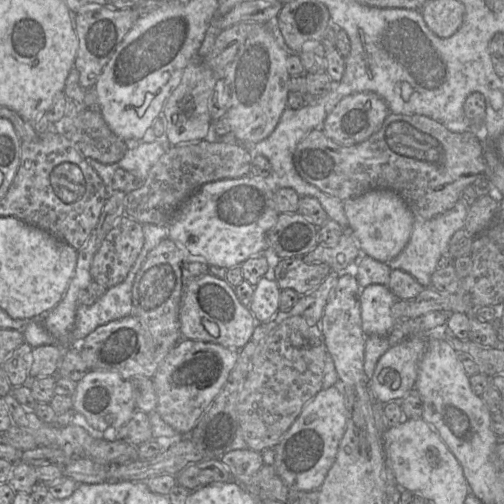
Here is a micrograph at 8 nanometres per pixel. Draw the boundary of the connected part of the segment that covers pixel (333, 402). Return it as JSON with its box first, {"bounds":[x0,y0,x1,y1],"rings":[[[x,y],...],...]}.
{"bounds":[274,386,346,491],"rings":[[[336,386],[319,391],[305,404],[279,443],[274,447],[274,468],[291,488],[301,491],[318,490],[332,467],[339,443],[346,429],[345,396]]]}

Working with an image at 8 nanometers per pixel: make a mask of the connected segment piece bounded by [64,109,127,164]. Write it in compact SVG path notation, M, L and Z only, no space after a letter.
M83 109L70 131L64 134L85 158L92 158L103 164L113 164L123 158L127 151L125 141L107 125L99 110Z

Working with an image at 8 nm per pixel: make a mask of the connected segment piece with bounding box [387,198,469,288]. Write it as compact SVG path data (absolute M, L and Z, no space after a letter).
M460 198L453 208L429 220L415 219L410 239L405 248L387 262L390 270L400 269L409 273L424 288L431 284L431 276L437 268L437 262L448 252L453 234L464 229L469 206Z

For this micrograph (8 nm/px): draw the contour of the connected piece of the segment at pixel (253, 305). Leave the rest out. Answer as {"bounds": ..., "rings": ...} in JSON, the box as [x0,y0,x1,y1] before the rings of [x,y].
{"bounds":[249,276,280,323],"rings":[[[265,276],[254,286],[249,310],[258,323],[270,320],[279,311],[280,292],[276,280],[269,280]]]}

